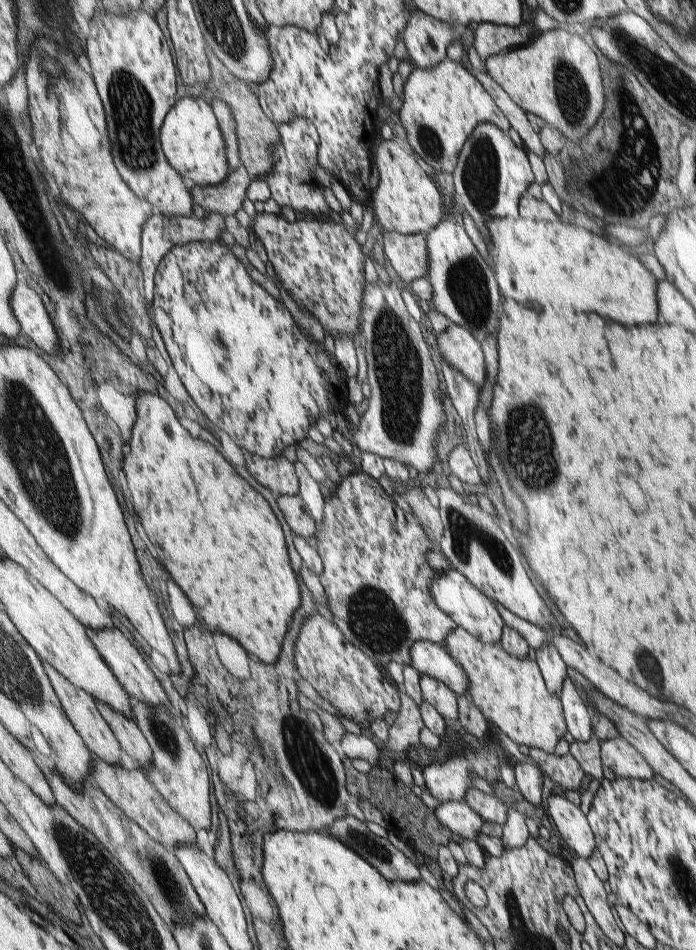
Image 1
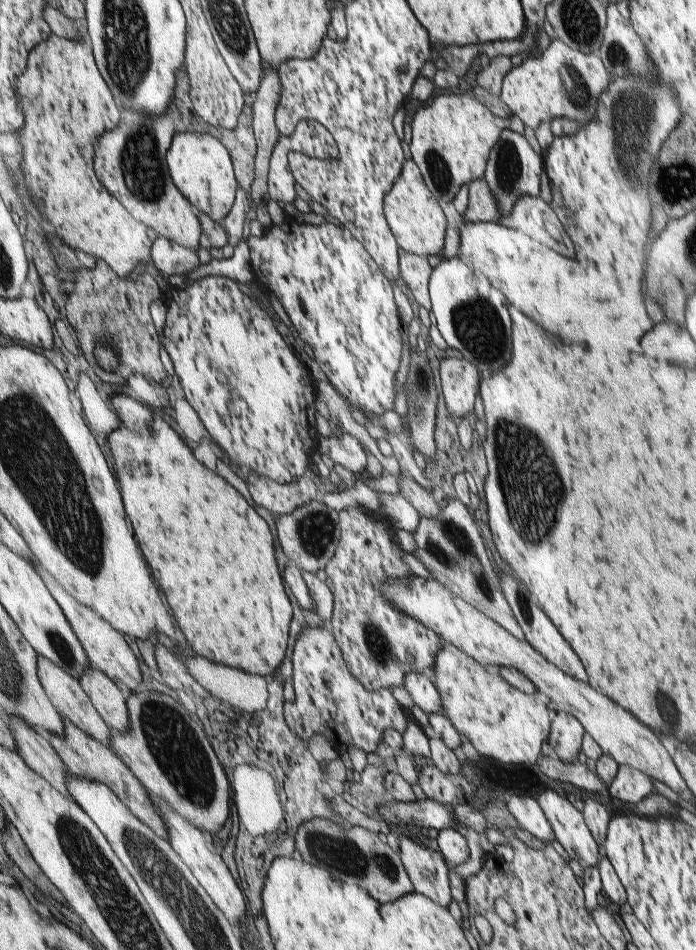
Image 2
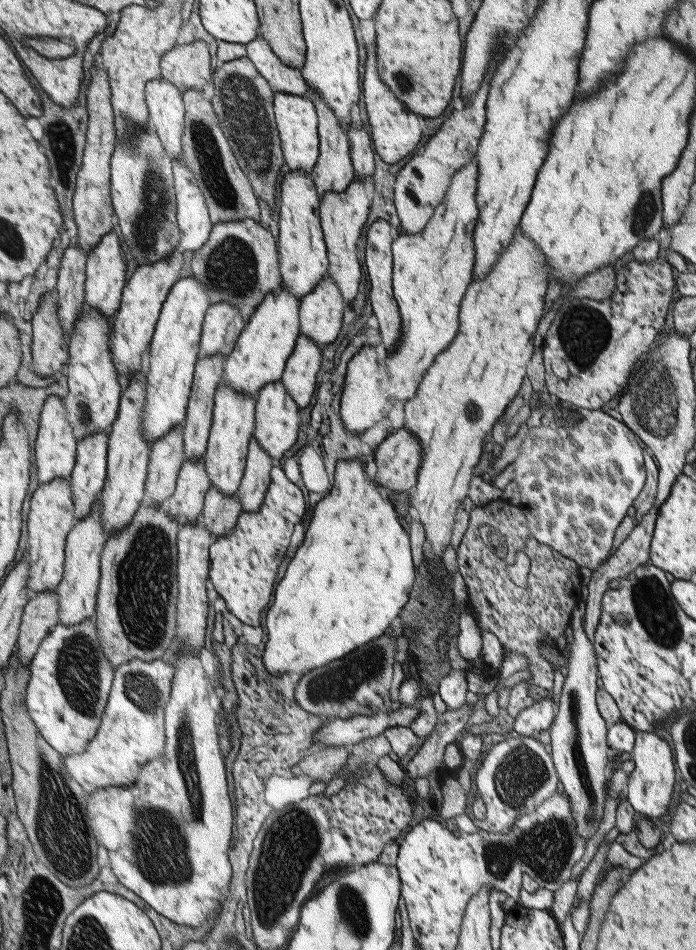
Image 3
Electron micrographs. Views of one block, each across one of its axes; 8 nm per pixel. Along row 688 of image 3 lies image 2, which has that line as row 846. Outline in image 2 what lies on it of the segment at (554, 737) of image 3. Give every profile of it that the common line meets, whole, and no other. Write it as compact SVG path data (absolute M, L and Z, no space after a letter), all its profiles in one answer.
M551 789L537 796L537 804L550 824L554 839L573 859L579 861L579 869L597 866L597 844L591 838L591 831L583 814Z

